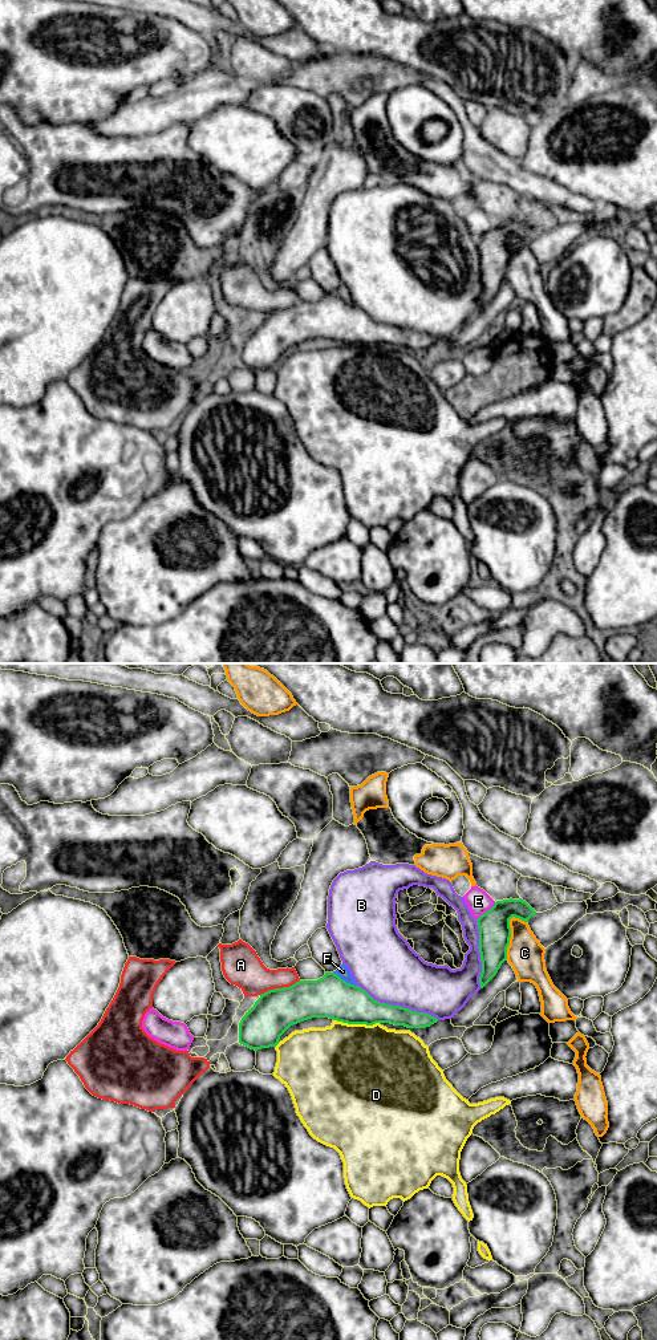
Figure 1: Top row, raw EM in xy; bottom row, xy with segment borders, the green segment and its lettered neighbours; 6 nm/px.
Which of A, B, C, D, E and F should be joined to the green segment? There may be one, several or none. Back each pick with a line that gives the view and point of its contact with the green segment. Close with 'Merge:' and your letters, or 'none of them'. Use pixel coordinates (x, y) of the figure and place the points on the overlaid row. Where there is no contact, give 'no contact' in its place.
Merge: none of them

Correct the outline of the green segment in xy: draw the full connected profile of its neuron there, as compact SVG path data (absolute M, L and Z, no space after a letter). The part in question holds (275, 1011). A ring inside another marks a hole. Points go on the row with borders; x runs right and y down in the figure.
M325 972L317 980L299 980L289 987L275 988L261 994L239 1023L239 1043L255 1051L276 1047L280 1036L291 1026L312 1018L329 1018L348 1024L366 1026L390 1023L407 1028L426 1028L438 1022L437 1018L425 1012L380 1003L361 987L346 983L334 972Z

